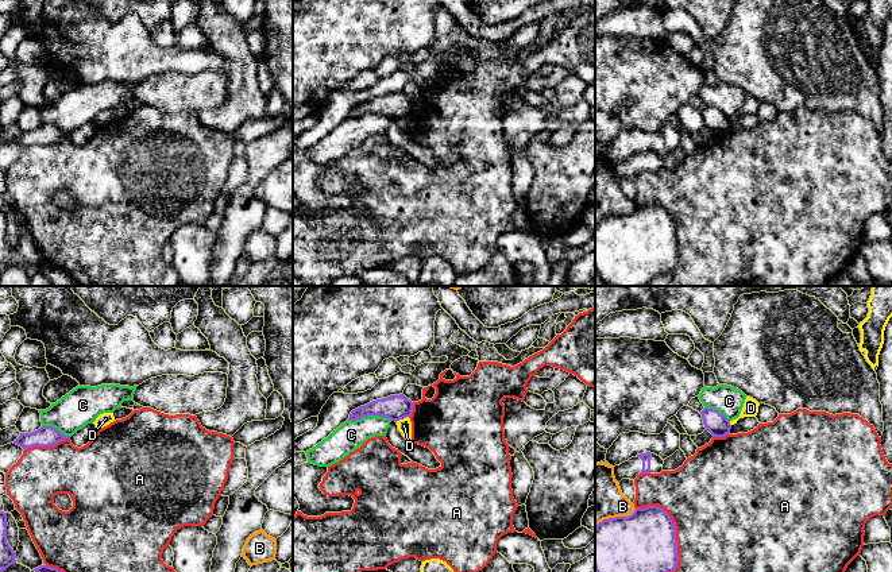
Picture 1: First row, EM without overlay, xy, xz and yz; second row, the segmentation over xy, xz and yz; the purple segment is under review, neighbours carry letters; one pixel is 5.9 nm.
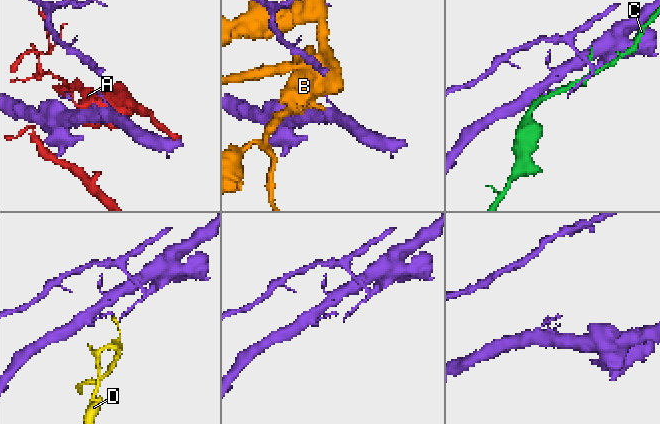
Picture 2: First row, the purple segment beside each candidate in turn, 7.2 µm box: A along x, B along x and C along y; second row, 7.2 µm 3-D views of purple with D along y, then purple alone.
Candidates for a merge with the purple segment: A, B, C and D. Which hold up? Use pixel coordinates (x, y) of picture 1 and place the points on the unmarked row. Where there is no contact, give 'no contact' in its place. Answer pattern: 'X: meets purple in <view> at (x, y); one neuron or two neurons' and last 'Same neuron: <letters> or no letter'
A: meets purple in yz at (676, 248); two neurons
B: meets purple in yz at (616, 215); two neurons
C: meets purple in xz at (370, 112); two neurons
D: meets purple in xz at (401, 116); two neurons
Same neuron: no letter

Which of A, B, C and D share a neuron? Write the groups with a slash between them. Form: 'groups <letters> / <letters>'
groups A / B / C / D

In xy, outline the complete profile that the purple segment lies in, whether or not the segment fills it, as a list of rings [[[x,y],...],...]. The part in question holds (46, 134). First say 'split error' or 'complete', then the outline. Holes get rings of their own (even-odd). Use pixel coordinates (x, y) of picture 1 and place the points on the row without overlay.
complete; [[[42,124],[31,131],[20,131],[13,142],[22,144],[23,147],[28,147],[32,144],[53,144],[65,136],[70,138],[70,134],[62,132],[53,124]]]

